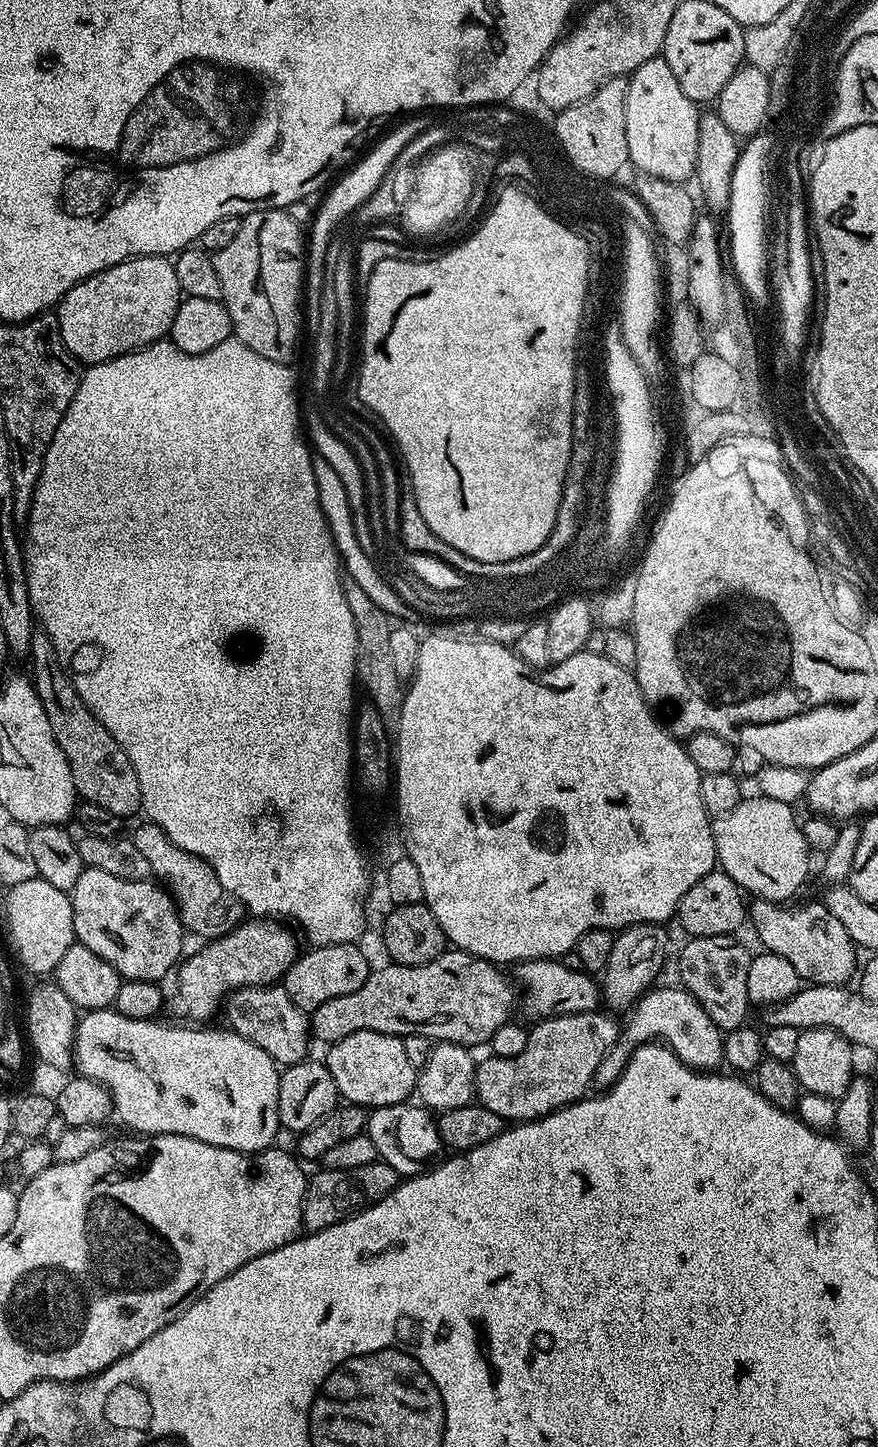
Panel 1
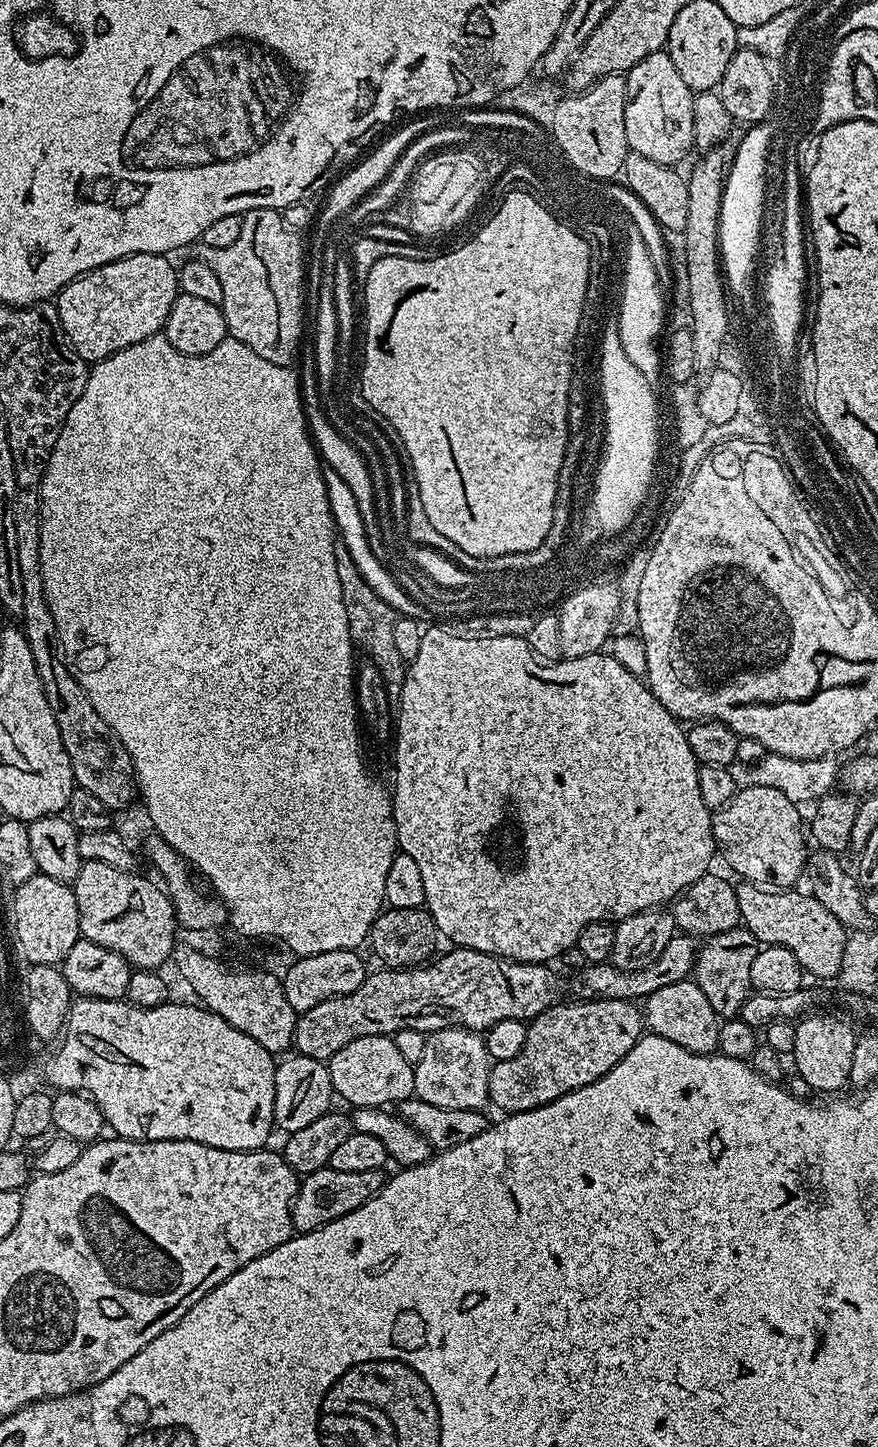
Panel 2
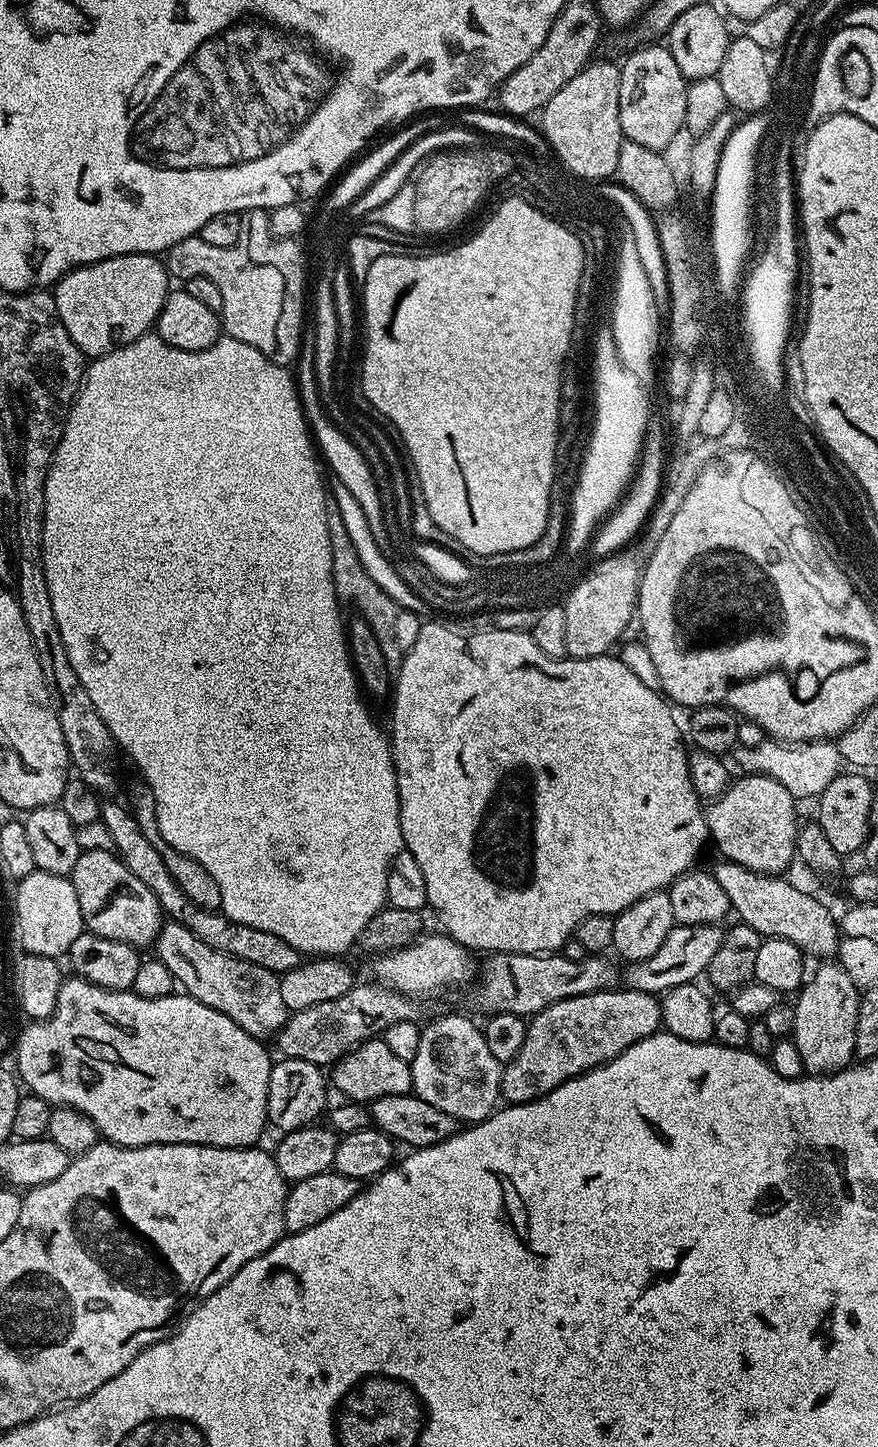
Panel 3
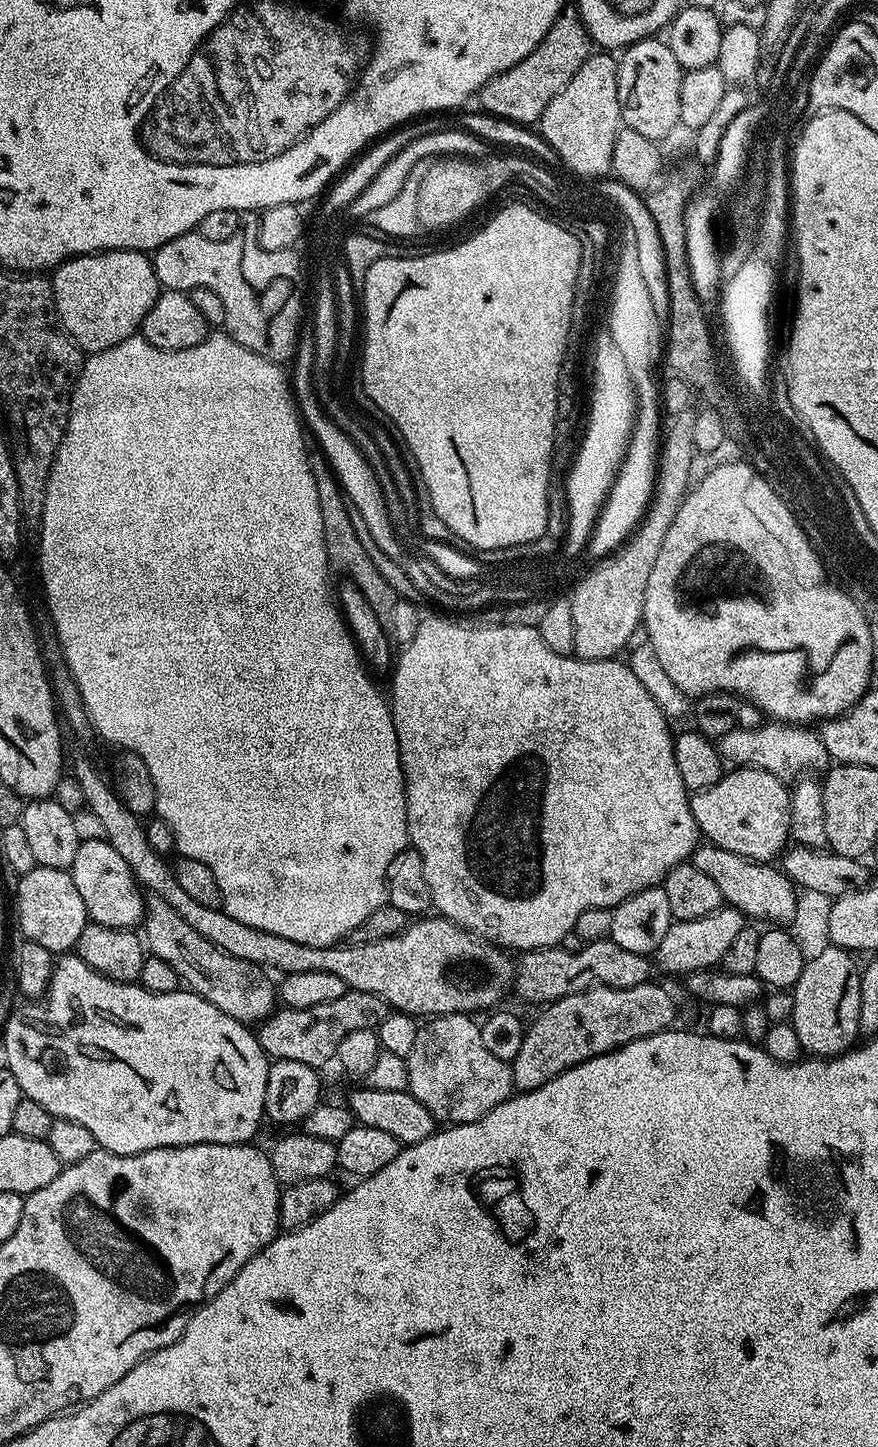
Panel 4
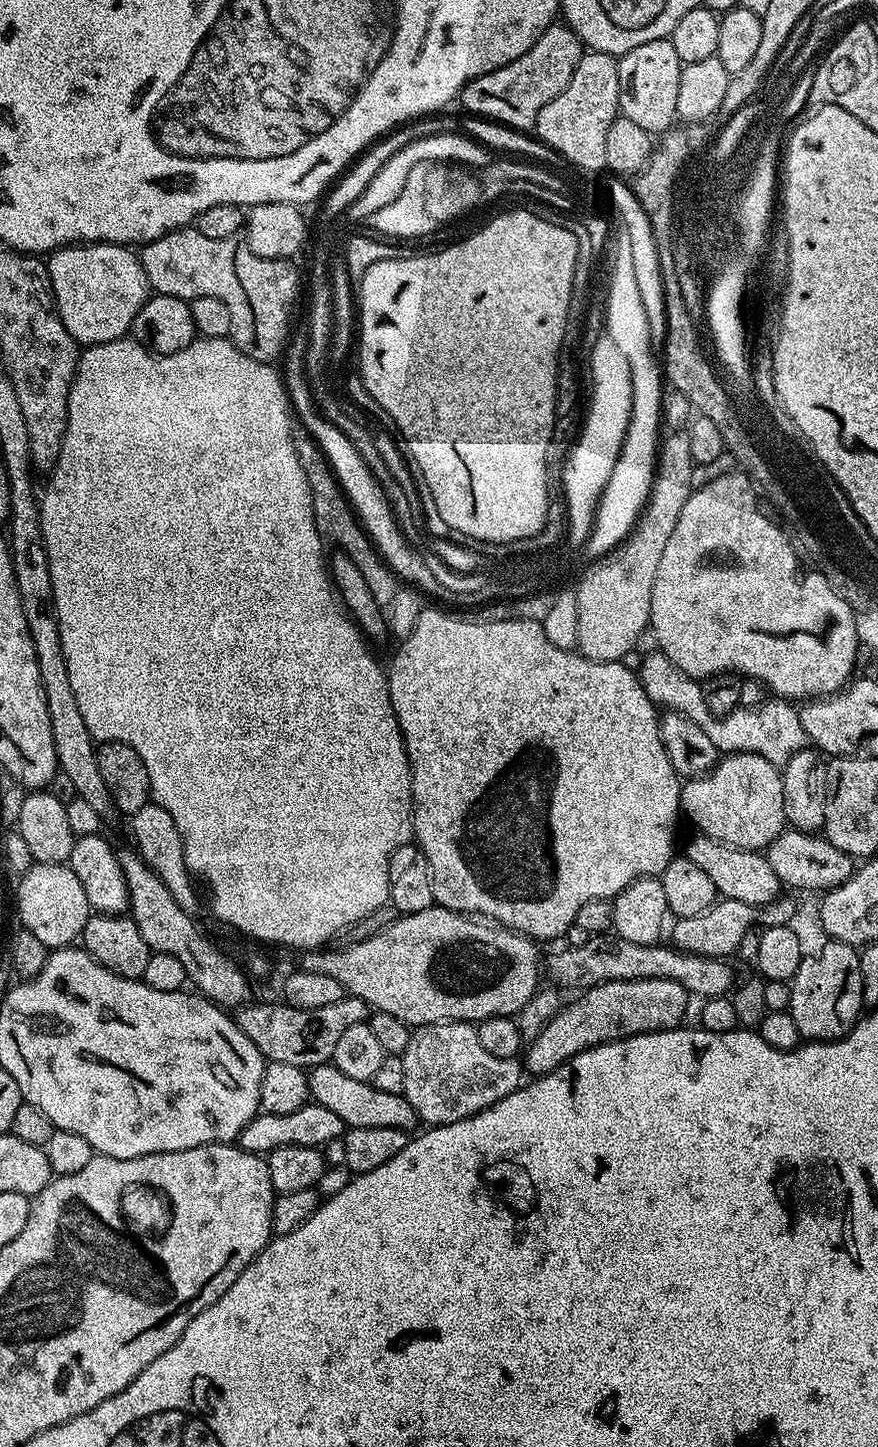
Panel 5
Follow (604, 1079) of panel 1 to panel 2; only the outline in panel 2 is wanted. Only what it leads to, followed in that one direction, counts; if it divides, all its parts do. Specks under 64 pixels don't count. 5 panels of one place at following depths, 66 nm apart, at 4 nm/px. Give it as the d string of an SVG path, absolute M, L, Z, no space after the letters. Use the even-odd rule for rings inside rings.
M694 980L670 983L669 986L662 986L654 994L645 997L642 1015L645 1027L653 1035L669 1038L691 1053L711 1055L716 1052L720 1017Z

